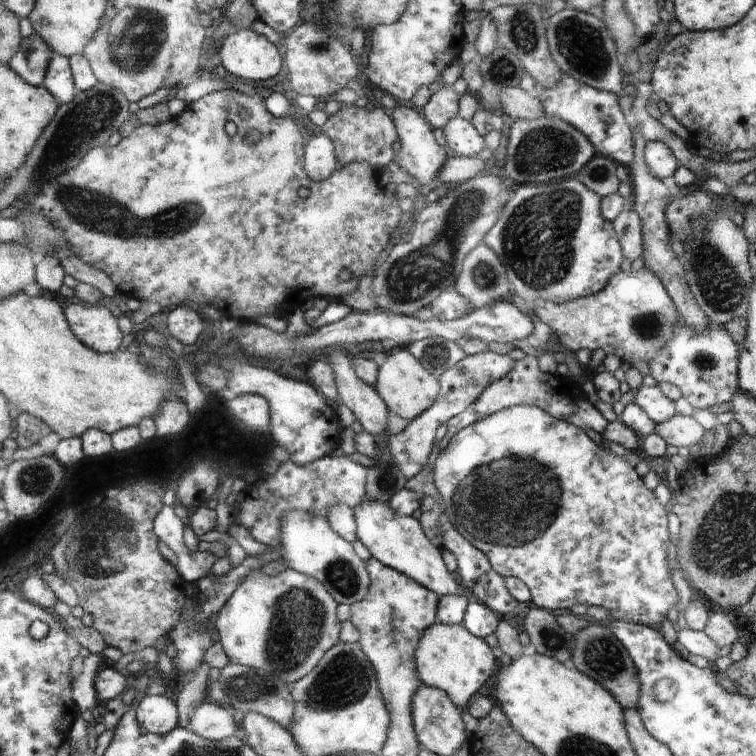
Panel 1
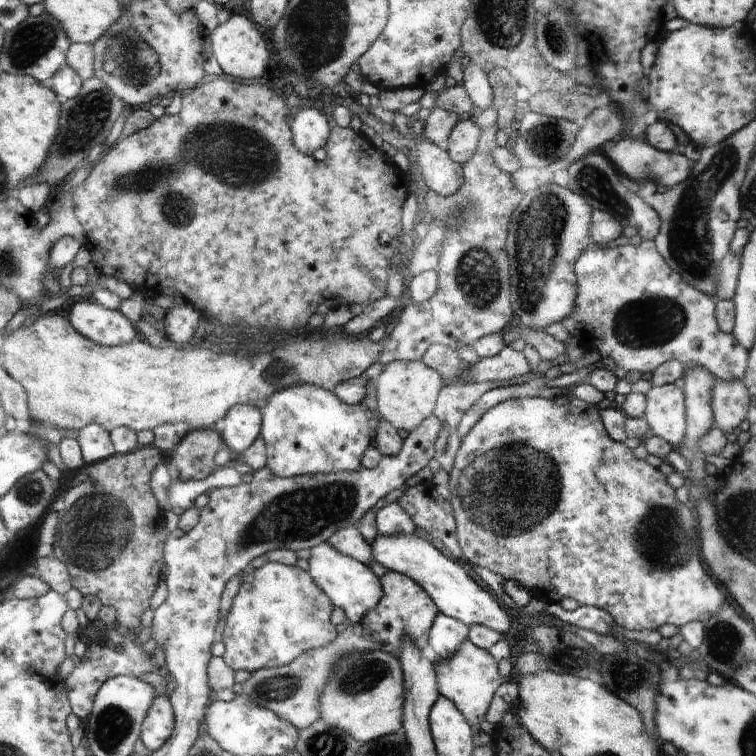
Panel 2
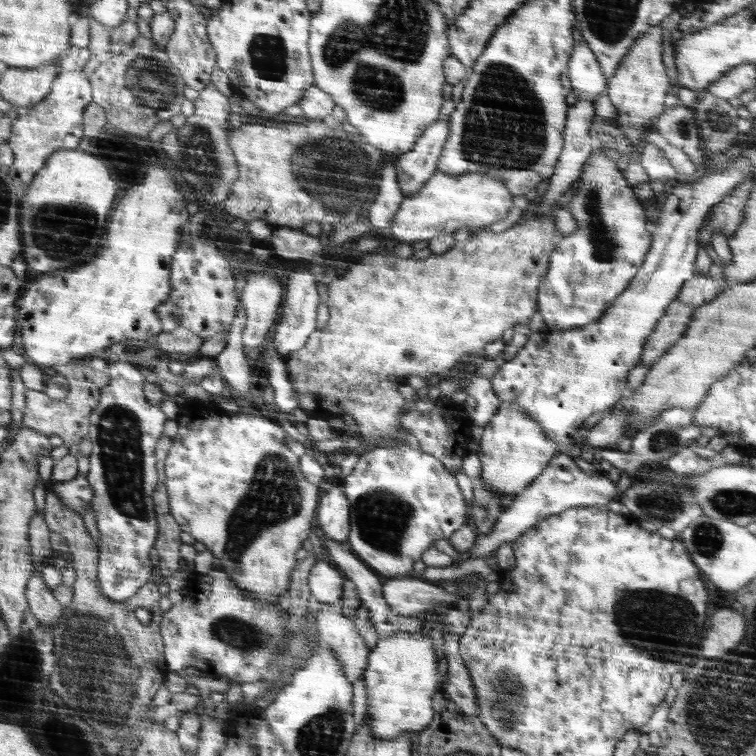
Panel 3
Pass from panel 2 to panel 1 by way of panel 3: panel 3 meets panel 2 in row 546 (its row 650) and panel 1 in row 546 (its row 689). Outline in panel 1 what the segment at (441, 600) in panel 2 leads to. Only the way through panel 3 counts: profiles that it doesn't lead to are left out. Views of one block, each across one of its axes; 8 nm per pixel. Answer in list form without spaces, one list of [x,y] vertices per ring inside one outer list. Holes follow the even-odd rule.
[[[365,498],[361,504],[353,508],[356,523],[356,536],[368,548],[372,557],[383,565],[405,573],[418,584],[430,588],[438,596],[464,596],[464,588],[454,578],[454,574],[446,568],[440,550],[425,535],[418,519],[412,515],[402,516],[394,512],[386,502],[376,502]]]

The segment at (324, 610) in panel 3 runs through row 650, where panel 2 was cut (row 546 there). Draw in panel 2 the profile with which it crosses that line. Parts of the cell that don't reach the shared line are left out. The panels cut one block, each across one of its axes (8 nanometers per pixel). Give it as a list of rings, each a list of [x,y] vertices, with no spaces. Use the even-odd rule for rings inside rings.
[[[360,522],[354,523],[337,531],[328,542],[342,554],[360,560],[364,564],[373,562],[371,546],[365,542],[359,533]]]

